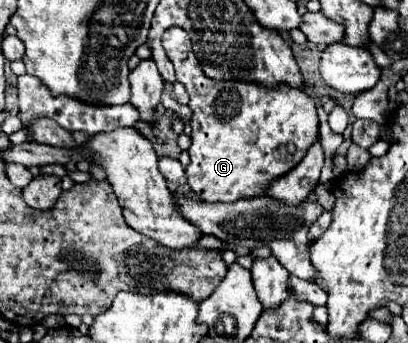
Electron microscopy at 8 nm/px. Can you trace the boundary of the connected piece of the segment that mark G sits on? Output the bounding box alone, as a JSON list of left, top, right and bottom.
[162,27,318,201]

